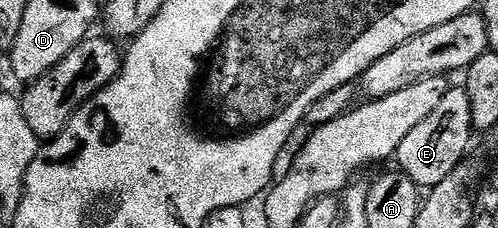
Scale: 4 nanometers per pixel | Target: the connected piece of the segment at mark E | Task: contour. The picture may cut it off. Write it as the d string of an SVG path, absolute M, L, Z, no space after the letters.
M451 88L443 100L419 124L419 128L411 128L407 136L403 136L403 144L399 144L395 155L395 162L398 162L400 173L411 176L415 184L422 188L432 188L439 184L439 180L447 180L451 172L470 153L469 141L475 137L473 121L471 120L471 100L463 88Z

